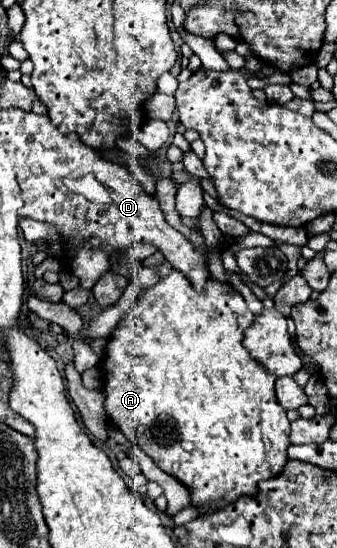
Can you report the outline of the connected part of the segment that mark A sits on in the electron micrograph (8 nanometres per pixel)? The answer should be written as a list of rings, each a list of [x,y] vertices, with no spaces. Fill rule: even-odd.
[[[171,269],[169,275],[161,277],[153,287],[145,289],[141,293],[141,297],[135,301],[135,305],[121,317],[119,325],[113,329],[113,333],[105,345],[103,359],[99,361],[101,383],[103,383],[101,389],[105,393],[105,405],[103,405],[105,419],[111,421],[131,443],[141,447],[141,451],[145,451],[157,463],[159,469],[163,469],[165,473],[169,473],[169,475],[177,477],[181,483],[185,483],[191,489],[193,505],[205,505],[205,503],[227,505],[243,495],[255,495],[259,491],[257,483],[263,479],[271,479],[273,475],[279,475],[281,467],[285,467],[285,463],[287,463],[287,447],[291,445],[289,443],[289,419],[285,415],[285,409],[275,399],[275,377],[269,375],[243,347],[243,331],[253,323],[253,319],[255,319],[255,315],[247,309],[245,299],[231,283],[217,281],[209,275],[203,289],[199,291],[191,285],[191,281],[187,279],[187,275],[183,275],[183,271]]]

